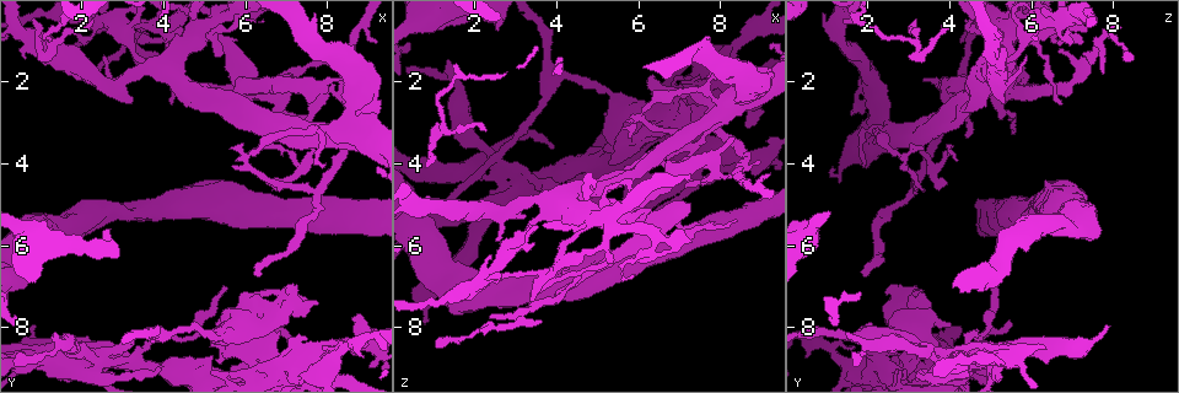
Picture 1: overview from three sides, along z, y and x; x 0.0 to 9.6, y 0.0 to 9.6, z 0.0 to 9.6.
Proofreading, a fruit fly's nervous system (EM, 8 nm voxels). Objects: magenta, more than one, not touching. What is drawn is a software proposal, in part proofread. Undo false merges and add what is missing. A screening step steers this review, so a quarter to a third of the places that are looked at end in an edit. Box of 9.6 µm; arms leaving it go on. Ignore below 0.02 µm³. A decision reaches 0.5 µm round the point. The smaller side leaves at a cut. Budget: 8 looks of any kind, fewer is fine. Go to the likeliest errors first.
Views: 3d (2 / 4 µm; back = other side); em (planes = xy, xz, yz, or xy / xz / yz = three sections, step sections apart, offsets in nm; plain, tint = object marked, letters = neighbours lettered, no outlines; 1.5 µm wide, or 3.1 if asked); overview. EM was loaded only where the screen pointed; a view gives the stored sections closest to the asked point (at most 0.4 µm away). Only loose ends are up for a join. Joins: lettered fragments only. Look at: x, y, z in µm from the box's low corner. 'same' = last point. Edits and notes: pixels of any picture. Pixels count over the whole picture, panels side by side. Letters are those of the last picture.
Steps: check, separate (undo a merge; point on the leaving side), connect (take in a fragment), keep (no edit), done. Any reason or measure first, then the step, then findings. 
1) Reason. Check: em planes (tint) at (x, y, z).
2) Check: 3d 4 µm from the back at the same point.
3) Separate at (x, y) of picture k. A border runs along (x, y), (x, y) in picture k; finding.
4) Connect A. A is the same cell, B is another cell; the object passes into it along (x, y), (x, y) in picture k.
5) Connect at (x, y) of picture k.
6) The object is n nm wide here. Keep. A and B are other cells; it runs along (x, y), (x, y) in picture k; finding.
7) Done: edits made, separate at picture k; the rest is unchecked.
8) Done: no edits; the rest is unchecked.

Long arm stops here. Check: em planes (letters) at (5.45, 7.00, 5.00).

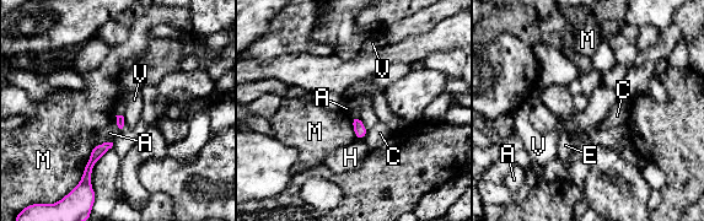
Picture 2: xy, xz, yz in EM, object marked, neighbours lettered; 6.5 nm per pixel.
Keep. A, C, E, H, M and V are other cells; a border runs along (112, 141), (105, 141), (95, 146) in picture 2; none of them fits.

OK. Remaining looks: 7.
An open end. Check: 3d 2 µm at (2.50, 5.65, 0.70).

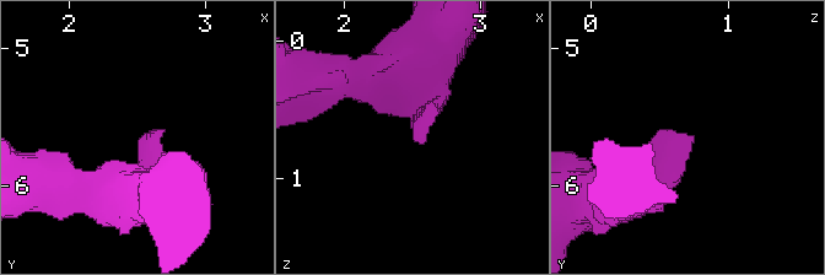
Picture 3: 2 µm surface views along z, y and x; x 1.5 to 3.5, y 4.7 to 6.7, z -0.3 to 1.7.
Check: em planes (letters) at (2.58, 5.62, 0.74).

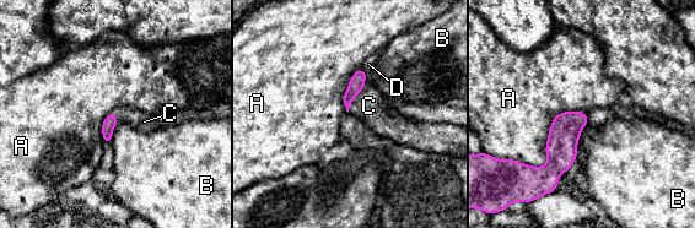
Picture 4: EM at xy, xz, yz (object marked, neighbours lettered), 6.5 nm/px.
Connect at (368, 106) of picture 4. C is the same cell, A, B and D are other cells; the neuron continues.

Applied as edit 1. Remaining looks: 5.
An open end. Check: 3d 4 µm at (5.45, 1.30, 4.95).

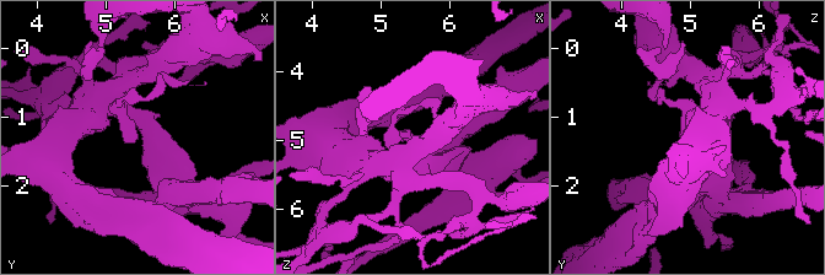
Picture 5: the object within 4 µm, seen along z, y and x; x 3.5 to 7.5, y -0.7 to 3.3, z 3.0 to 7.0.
Check: em xz step 8 (tint) at (5.40, 1.35, 5.00).

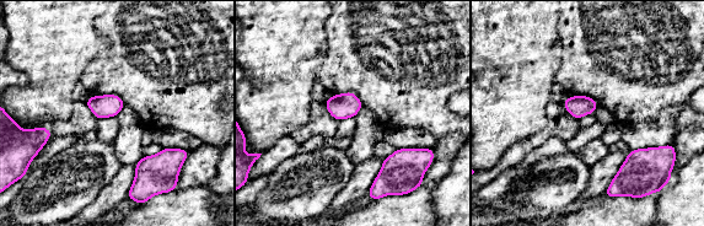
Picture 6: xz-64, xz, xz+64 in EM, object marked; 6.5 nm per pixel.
Cut it another way. Check: em planes (letters) at the same point.

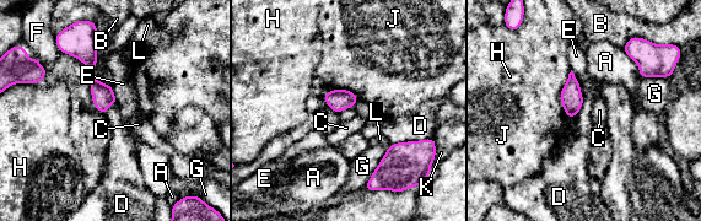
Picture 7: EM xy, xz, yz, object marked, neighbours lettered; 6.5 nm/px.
Keep. A, B, C, D, E, F, G, H, J, K and L are other cells; a border runs along (430, 136), (391, 145) in picture 7; no lettered fragment goes on from it.

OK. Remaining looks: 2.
Done: edits made, connect at picture 4; the rest is unchecked.

